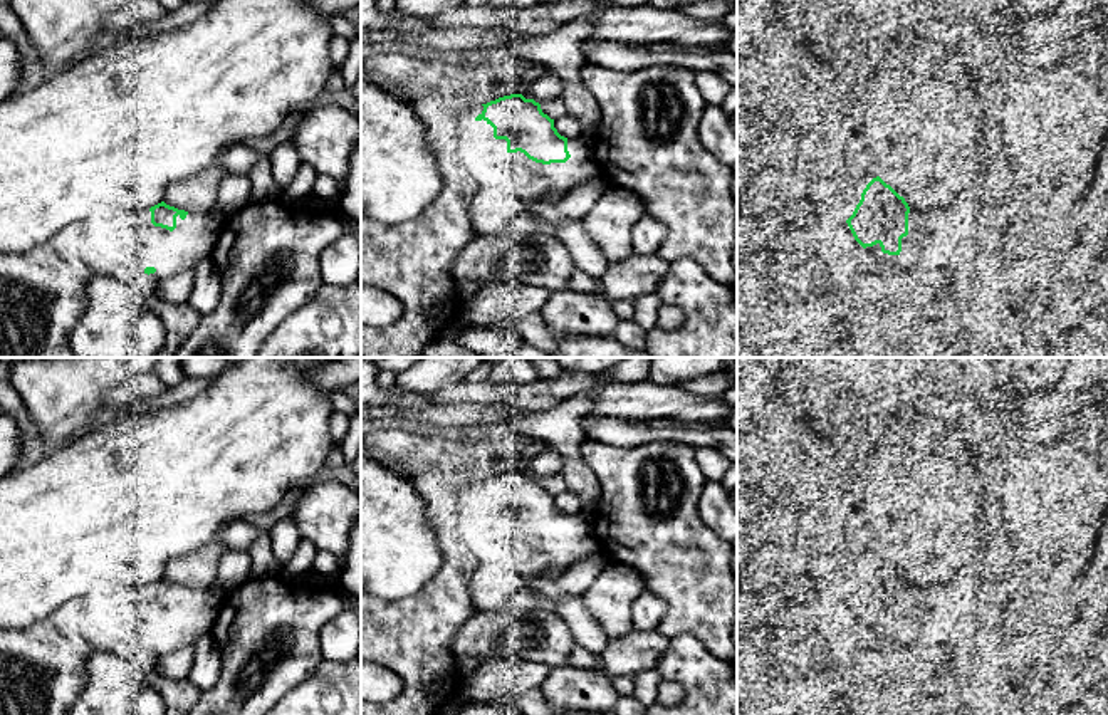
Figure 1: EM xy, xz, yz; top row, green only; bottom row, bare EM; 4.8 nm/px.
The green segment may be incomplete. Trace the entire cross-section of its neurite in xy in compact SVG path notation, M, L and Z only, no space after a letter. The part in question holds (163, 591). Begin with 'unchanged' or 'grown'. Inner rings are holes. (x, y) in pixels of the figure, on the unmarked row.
grown; M165 577L134 591L134 641L156 658L208 636L222 599L210 589L188 589Z

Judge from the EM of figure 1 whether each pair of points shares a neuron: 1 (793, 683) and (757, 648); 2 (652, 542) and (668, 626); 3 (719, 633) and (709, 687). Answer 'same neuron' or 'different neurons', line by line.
1: same neuron
2: same neuron
3: different neurons

